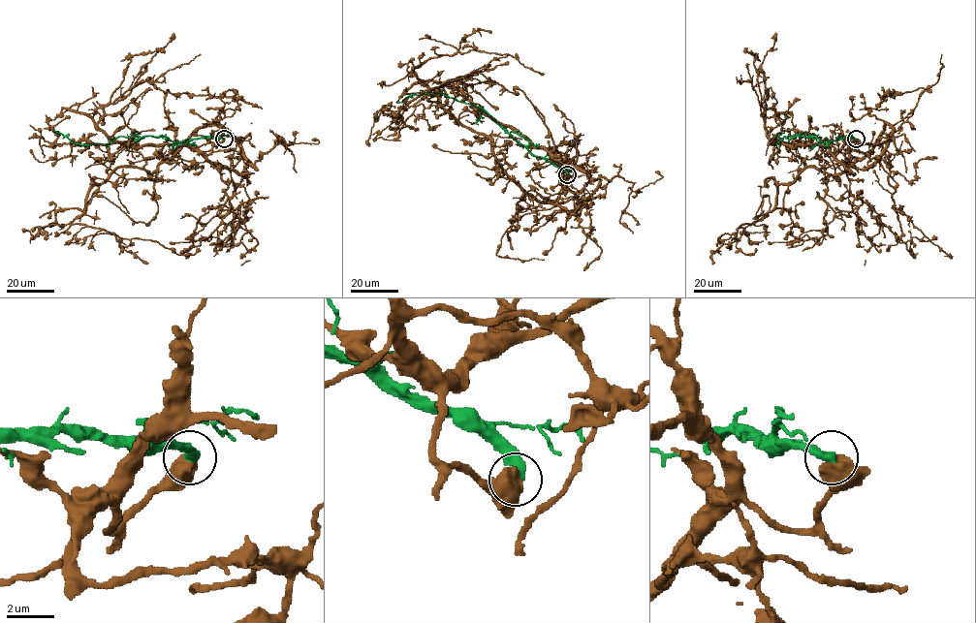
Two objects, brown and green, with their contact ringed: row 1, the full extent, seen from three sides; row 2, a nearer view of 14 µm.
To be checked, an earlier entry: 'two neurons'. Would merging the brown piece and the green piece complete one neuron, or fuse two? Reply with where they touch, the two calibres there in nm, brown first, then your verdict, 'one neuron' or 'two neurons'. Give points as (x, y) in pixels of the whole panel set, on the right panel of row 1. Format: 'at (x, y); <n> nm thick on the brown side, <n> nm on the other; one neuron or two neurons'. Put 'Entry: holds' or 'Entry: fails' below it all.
at (856, 139); 800 nm thick on the brown side, 460 nm on the other; two neurons
Entry: holds

